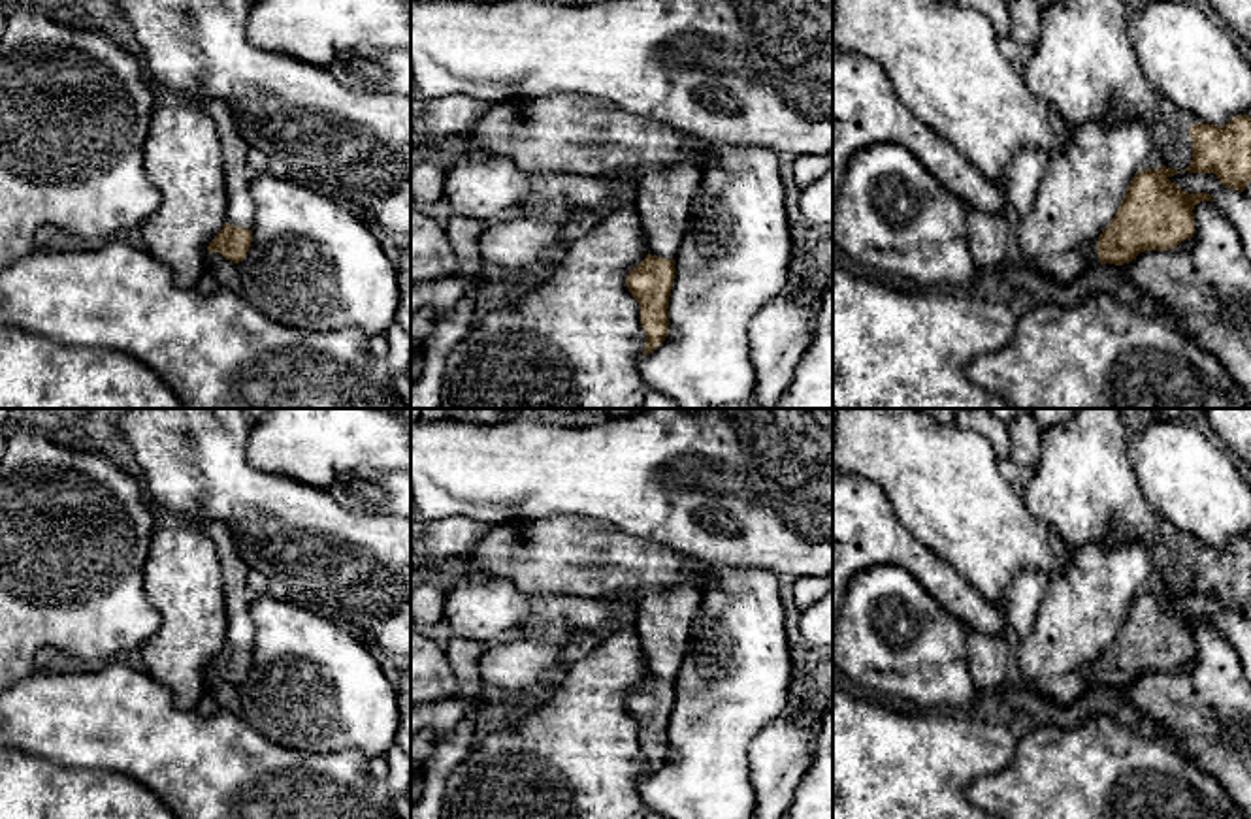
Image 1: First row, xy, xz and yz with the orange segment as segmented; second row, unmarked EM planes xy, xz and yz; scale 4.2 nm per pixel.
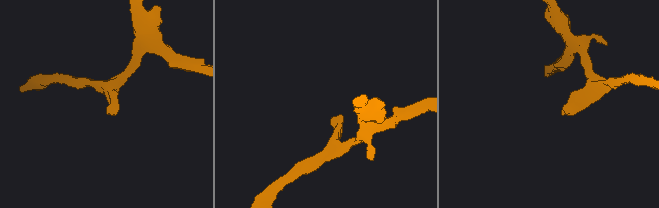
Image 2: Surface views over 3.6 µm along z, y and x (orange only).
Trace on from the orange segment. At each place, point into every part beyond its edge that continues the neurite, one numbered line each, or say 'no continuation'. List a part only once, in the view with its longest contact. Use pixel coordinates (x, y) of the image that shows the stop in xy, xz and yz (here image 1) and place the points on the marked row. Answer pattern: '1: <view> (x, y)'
1: yz (1089, 249)

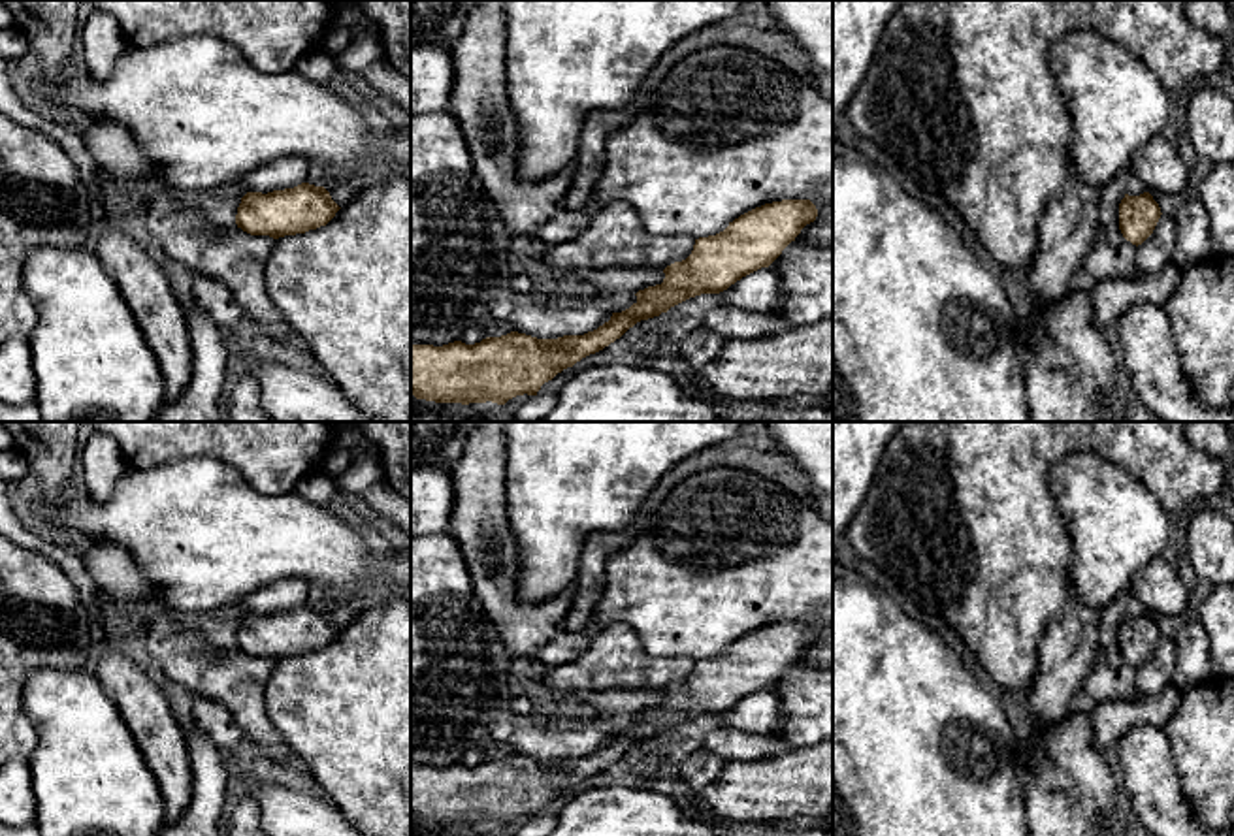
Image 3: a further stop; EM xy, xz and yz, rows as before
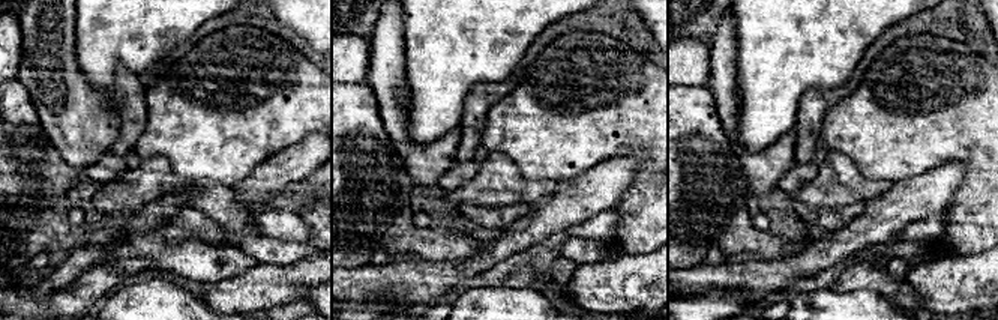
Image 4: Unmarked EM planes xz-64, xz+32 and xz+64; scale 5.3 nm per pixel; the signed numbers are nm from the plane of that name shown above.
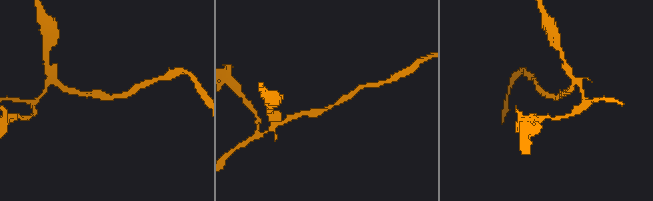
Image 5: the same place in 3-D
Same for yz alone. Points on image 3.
no continuation

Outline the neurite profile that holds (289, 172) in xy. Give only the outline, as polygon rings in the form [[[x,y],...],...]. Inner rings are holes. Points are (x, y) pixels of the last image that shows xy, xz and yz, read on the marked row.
[[[286,156],[275,160],[252,173],[243,181],[243,192],[273,192],[294,188],[301,183],[307,183],[309,162],[300,156]]]

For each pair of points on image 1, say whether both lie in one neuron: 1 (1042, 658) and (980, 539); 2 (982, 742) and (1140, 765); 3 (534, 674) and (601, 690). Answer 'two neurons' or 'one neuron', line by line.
1: two neurons
2: two neurons
3: two neurons

